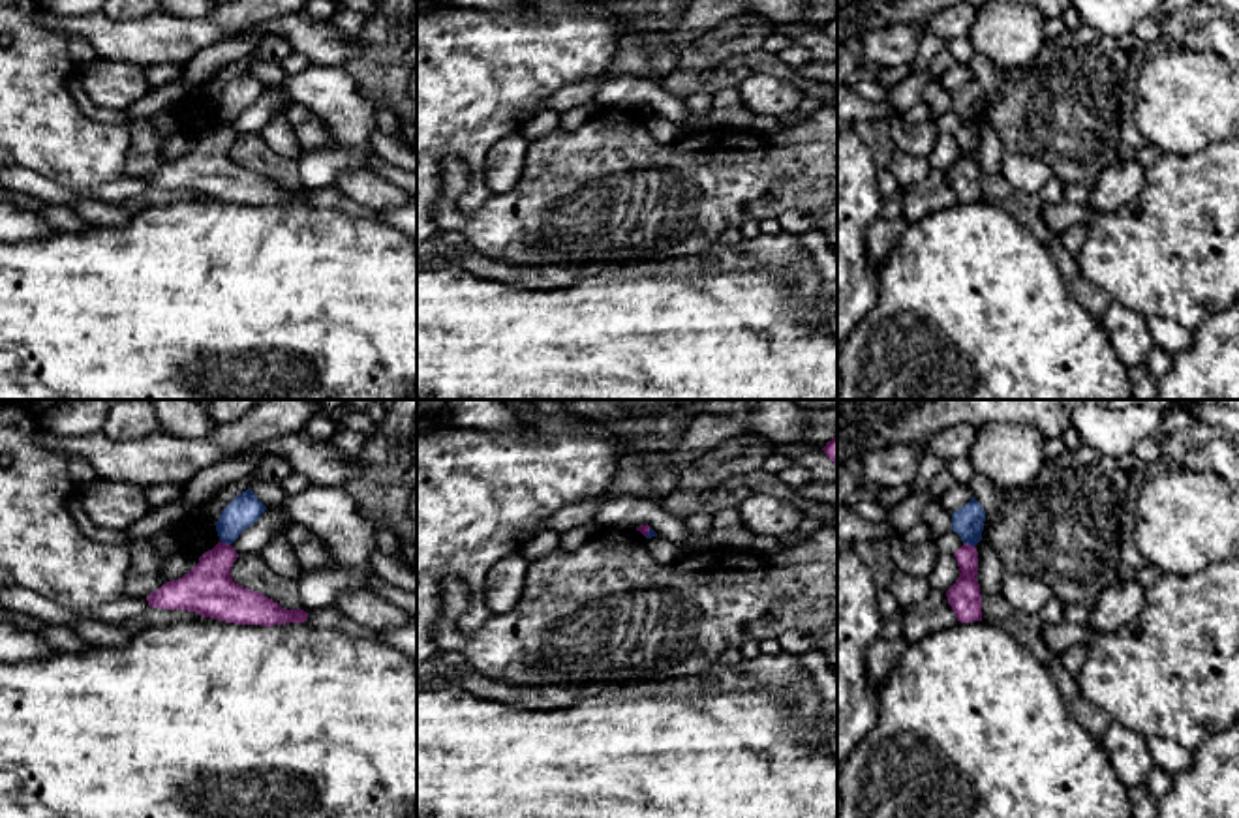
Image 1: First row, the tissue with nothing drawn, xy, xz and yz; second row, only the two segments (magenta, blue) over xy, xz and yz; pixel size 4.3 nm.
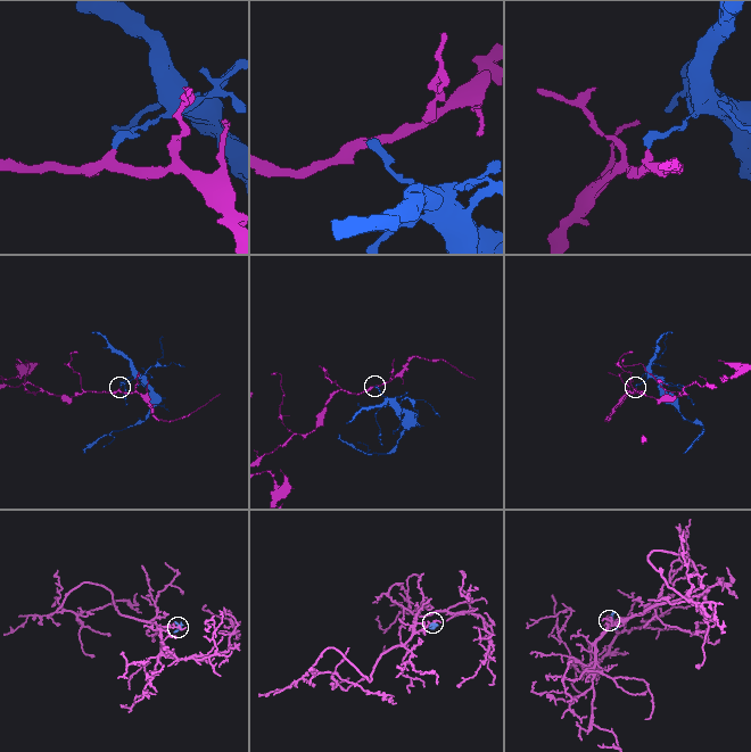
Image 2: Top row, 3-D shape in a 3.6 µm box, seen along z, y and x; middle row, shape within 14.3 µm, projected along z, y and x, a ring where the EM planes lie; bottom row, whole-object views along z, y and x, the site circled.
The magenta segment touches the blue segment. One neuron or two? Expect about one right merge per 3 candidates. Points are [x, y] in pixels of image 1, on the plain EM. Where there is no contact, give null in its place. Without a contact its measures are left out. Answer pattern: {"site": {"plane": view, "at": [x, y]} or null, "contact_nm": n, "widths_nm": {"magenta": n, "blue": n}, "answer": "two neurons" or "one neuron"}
{"site": {"plane": "yz", "at": [969, 124]}, "contact_nm": 50, "widths_nm": {"magenta": 140, "blue": 140}, "answer": "two neurons"}

